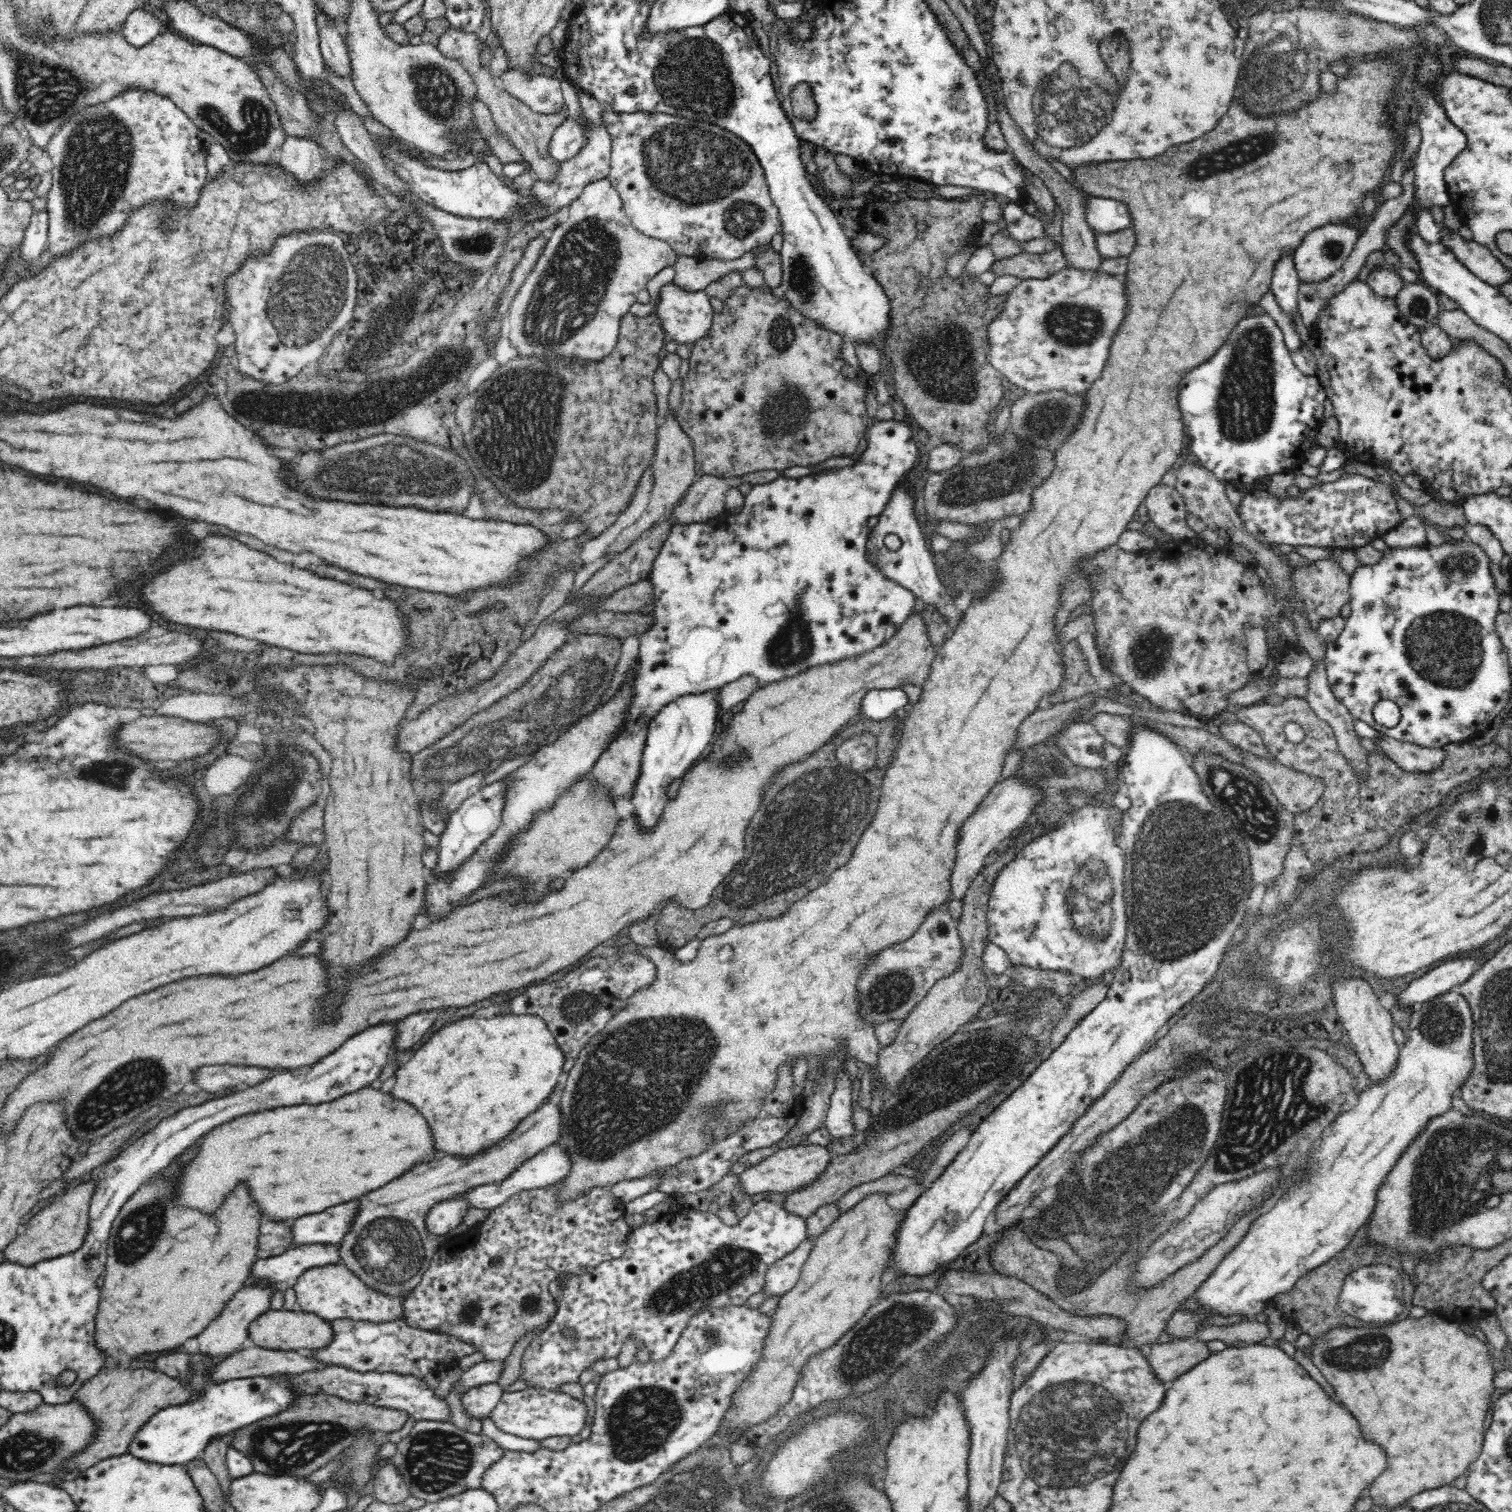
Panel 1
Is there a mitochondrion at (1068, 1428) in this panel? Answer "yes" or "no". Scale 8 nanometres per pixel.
yes

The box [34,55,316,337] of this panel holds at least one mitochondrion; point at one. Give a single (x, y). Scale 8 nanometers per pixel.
(97, 158)

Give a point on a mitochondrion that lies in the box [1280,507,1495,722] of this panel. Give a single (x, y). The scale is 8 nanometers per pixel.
(1446, 647)

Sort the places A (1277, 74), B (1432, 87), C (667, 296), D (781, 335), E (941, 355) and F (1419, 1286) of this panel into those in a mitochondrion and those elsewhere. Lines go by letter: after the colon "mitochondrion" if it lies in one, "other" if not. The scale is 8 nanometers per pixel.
A: mitochondrion
B: other
C: other
D: mitochondrion
E: mitochondrion
F: other

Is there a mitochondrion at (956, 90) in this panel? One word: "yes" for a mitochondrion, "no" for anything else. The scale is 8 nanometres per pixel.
yes

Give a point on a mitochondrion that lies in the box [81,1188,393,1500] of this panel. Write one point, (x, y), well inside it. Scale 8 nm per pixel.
(291, 1446)

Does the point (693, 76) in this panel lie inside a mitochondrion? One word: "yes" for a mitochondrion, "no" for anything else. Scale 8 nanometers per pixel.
yes

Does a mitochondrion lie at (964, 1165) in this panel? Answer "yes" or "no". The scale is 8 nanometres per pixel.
no

